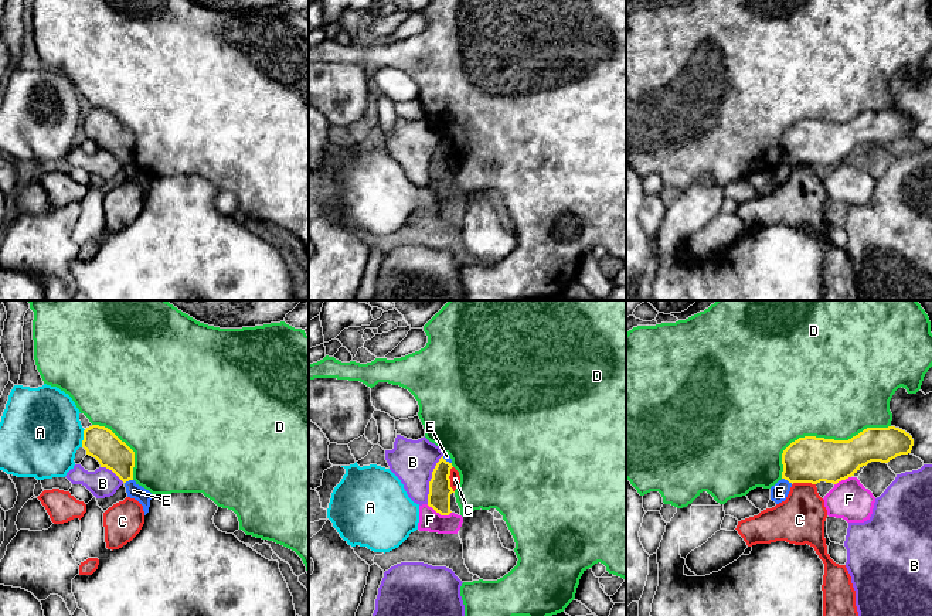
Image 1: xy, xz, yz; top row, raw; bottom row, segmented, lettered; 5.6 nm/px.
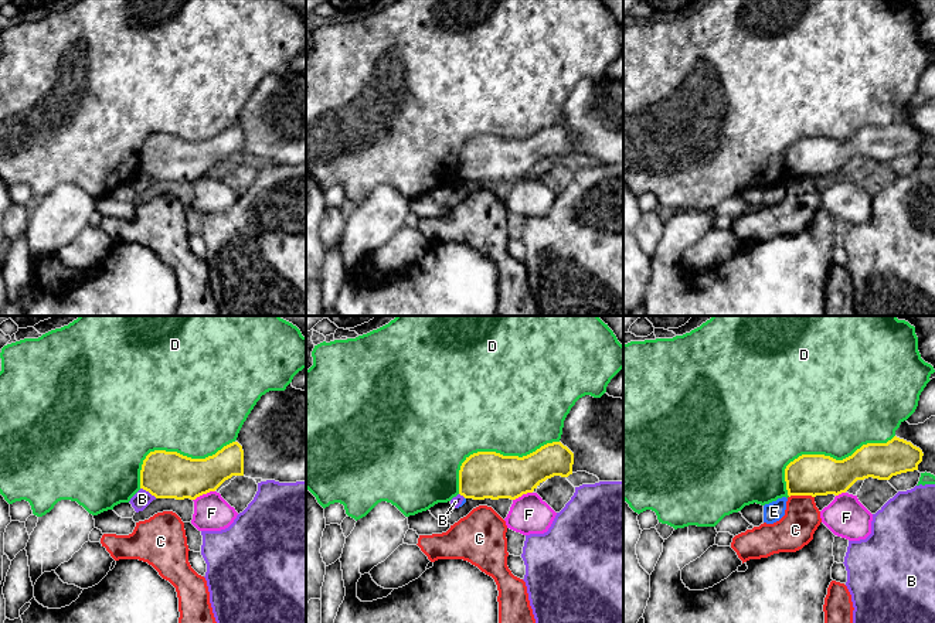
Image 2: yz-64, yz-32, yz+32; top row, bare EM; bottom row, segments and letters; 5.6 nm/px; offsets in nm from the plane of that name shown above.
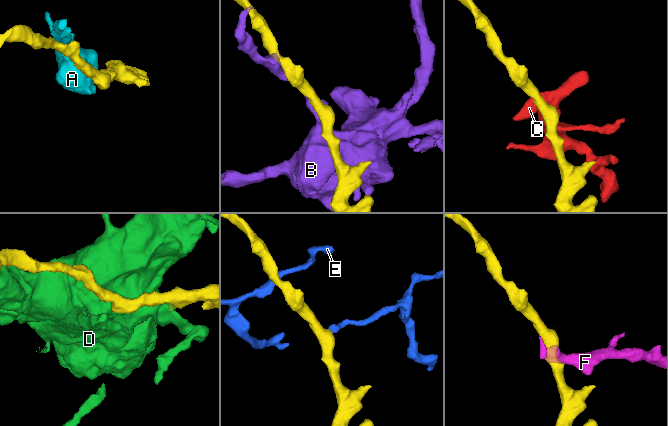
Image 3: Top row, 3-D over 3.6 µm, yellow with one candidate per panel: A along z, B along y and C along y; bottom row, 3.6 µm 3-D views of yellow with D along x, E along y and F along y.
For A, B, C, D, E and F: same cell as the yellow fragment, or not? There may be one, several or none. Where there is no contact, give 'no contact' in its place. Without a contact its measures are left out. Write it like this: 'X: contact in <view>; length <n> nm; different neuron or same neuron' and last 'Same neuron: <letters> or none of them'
A: contact in xy; length 110 nm; different neuron
B: contact in xz; length 300 nm; different neuron
C: contact in xz; length 150 nm; different neuron
D: contact in yz; length 700 nm; different neuron
E: contact in yz; length 70 nm; different neuron
F: contact in xz; length 150 nm; different neuron
Same neuron: none of them

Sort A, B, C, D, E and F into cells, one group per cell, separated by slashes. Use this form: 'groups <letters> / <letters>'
groups A F / B / C / D / E

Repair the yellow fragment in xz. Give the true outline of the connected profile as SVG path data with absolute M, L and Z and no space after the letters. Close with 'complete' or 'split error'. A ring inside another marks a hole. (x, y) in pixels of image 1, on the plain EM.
M442 139L432 154L432 161L429 164L428 188L441 198L449 198L452 195L450 177L455 176L449 161L452 150L452 146L446 144Z; complete

